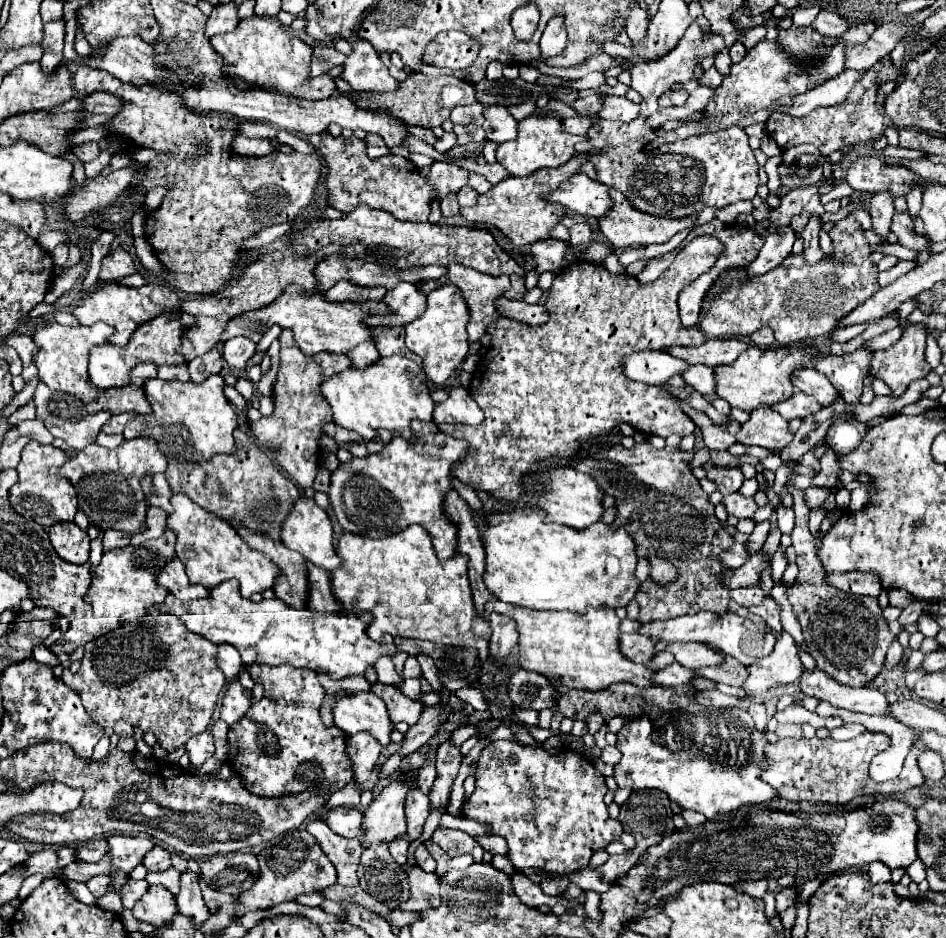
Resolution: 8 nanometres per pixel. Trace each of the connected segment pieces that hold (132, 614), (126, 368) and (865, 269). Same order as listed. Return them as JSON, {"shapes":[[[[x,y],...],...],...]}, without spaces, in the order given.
{"shapes":[[[[166,526],[166,532],[158,540],[146,540],[140,546],[124,546],[104,552],[100,564],[92,570],[92,586],[84,596],[92,606],[92,618],[86,620],[82,626],[74,626],[74,622],[70,622],[70,628],[60,638],[60,644],[66,654],[72,654],[78,646],[84,646],[100,634],[116,630],[118,626],[122,626],[124,620],[144,616],[146,610],[158,602],[156,596],[160,592],[160,586],[156,584],[154,576],[160,572],[160,566],[172,560],[174,542],[176,536],[172,528]]],[[[160,314],[160,316],[152,318],[152,322],[144,322],[144,326],[138,326],[138,330],[134,330],[134,334],[126,346],[114,346],[114,344],[92,346],[90,360],[88,360],[90,382],[96,388],[126,386],[130,380],[130,370],[136,364],[142,364],[142,362],[154,362],[156,366],[180,364],[182,362],[182,356],[178,354],[180,336],[182,336],[184,328],[192,326],[194,322],[196,322],[196,318],[188,316],[188,314]]],[[[852,214],[832,228],[830,238],[834,242],[834,256],[822,258],[816,266],[808,266],[802,254],[790,254],[776,270],[726,288],[704,314],[700,330],[708,338],[744,338],[768,326],[774,330],[776,344],[780,346],[834,332],[838,320],[876,294],[880,284],[878,270],[870,260],[870,244]]]]}

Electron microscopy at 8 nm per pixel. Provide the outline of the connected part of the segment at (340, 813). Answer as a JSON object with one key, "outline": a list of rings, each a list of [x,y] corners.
{"outline":[[[338,806],[338,808],[330,808],[326,812],[322,812],[318,816],[320,820],[328,822],[330,830],[344,836],[344,838],[362,838],[362,812],[356,808],[346,808],[346,806]]]}

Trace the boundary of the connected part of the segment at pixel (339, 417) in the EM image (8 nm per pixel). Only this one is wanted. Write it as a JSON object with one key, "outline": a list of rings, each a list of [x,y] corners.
{"outline":[[[382,356],[364,370],[342,370],[340,374],[326,378],[320,384],[320,392],[332,408],[334,422],[346,430],[356,432],[364,438],[364,442],[374,440],[378,428],[386,428],[410,440],[412,420],[418,418],[422,422],[432,422],[434,400],[430,398],[426,376],[416,362],[404,356]]]}

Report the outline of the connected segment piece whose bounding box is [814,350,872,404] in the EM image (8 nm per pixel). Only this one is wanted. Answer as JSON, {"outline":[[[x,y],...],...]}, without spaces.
{"outline":[[[856,350],[852,354],[826,354],[816,362],[814,370],[820,370],[826,374],[826,378],[840,390],[842,398],[846,402],[858,402],[858,396],[862,394],[864,378],[868,376],[872,352],[870,350]]]}

